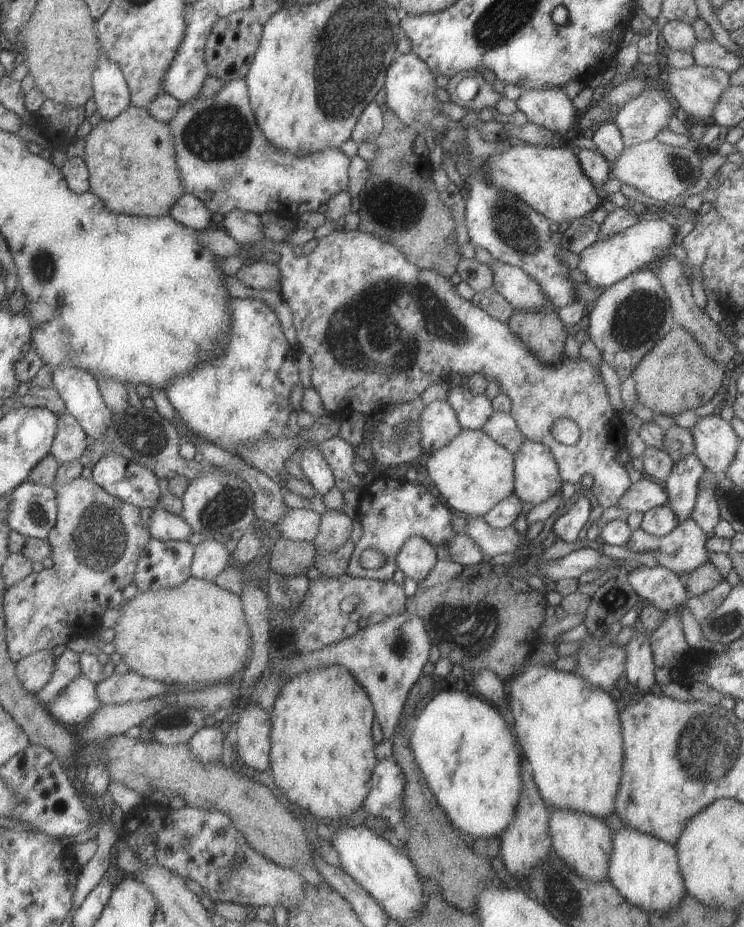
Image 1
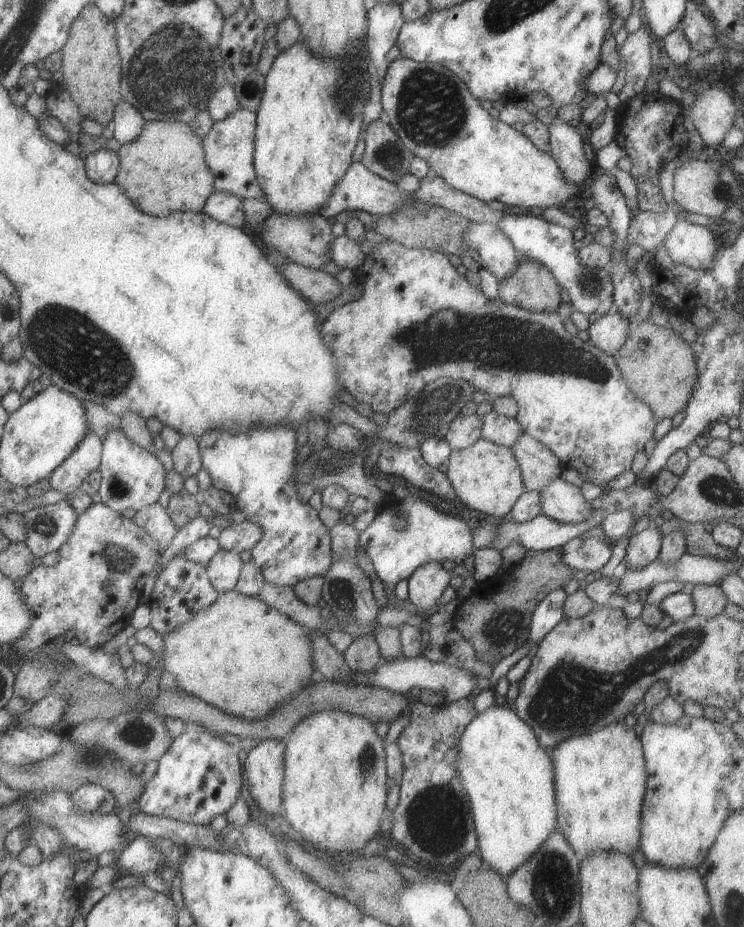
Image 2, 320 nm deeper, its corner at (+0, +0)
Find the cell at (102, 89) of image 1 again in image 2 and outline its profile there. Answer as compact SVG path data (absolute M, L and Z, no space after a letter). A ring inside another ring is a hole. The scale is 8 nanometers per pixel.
M120 100L112 112L112 121L113 138L122 145L138 137L145 120L127 101Z

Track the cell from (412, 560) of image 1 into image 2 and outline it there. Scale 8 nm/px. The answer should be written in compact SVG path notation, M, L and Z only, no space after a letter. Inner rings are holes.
M429 561L424 565L419 565L408 578L408 599L417 609L426 611L427 609L437 608L437 600L446 592L451 573L441 567L439 562Z

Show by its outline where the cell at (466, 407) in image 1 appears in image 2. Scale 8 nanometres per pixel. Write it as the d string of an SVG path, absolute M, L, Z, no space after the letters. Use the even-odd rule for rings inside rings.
M495 411L481 416L481 437L499 446L511 448L522 435L522 426L515 417L506 417Z

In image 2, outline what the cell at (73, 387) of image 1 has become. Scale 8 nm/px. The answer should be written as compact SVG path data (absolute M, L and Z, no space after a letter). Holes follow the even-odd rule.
M109 431L102 441L100 465L100 487L98 488L101 503L118 513L125 508L137 510L157 503L157 498L166 489L167 472L155 455L140 446L133 444L122 432Z

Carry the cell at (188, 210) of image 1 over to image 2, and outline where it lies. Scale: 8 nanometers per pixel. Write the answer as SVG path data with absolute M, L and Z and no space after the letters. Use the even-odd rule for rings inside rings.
M213 191L204 201L201 212L234 227L241 227L246 222L241 199L229 191Z

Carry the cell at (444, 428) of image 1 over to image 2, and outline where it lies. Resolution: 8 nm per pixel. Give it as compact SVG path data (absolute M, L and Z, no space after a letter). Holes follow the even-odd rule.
M477 413L467 416L459 414L448 424L443 440L452 450L463 450L481 437L481 425L482 420Z

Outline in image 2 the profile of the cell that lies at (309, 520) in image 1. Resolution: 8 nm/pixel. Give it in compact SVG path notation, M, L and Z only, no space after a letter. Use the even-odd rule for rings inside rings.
M247 520L227 525L220 529L218 545L226 551L235 551L239 554L242 550L249 550L255 546L262 537L262 528Z

